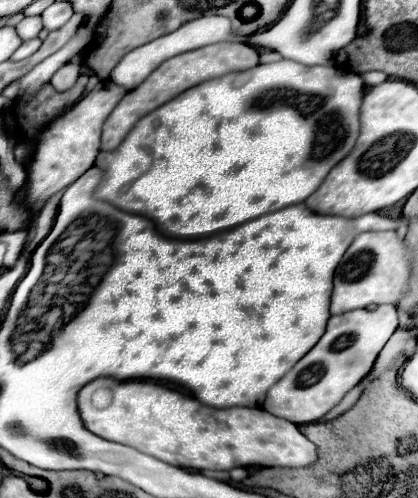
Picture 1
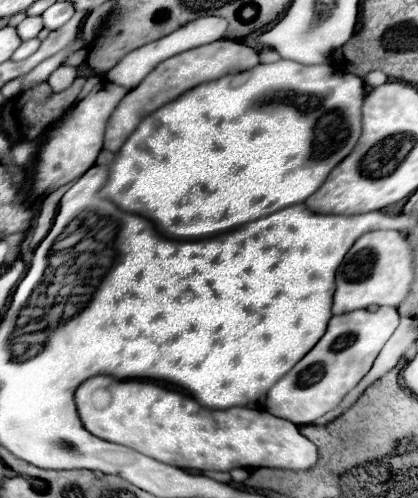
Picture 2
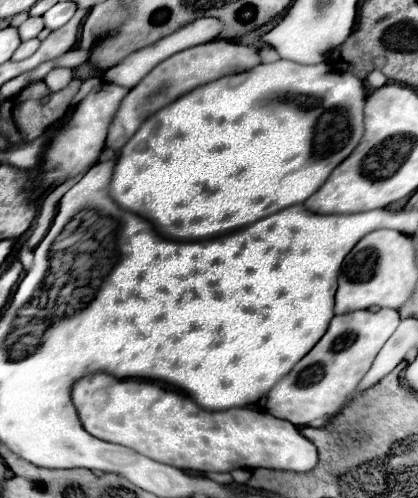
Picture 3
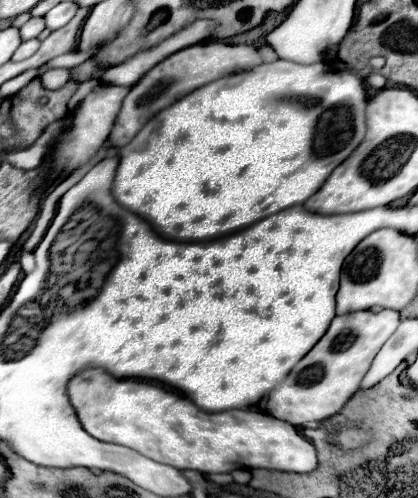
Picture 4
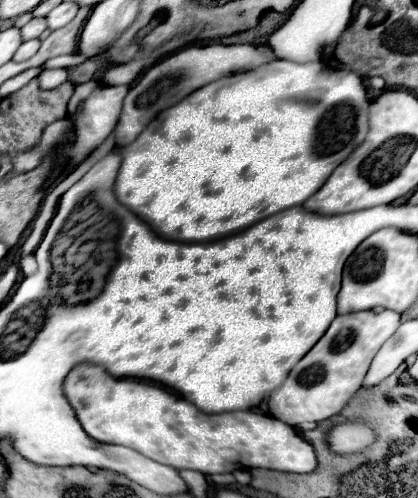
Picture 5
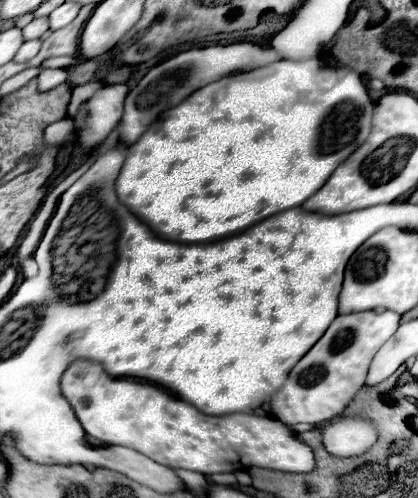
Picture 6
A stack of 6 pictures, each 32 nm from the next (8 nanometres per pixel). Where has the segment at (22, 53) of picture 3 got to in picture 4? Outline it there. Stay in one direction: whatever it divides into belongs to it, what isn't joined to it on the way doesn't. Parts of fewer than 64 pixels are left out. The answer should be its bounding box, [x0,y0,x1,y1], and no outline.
[12,40,40,60]

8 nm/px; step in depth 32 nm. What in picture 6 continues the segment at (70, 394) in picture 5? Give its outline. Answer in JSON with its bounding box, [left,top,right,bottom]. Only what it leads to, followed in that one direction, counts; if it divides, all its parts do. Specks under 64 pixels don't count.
[62,362,314,476]

